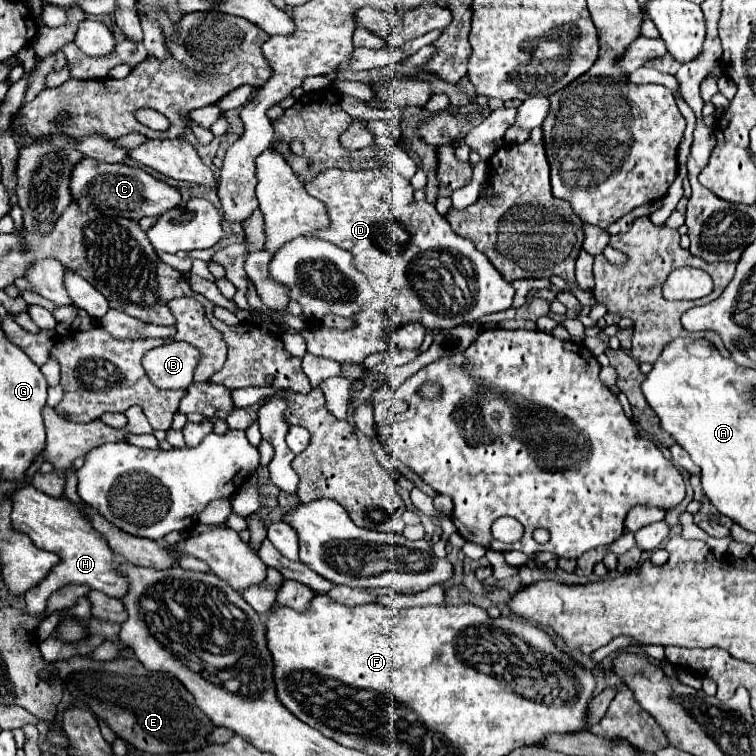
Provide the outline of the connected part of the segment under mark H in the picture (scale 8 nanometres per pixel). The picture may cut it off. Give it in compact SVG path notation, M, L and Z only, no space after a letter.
M22 485L22 487L14 489L10 503L12 503L12 515L10 515L12 529L28 535L38 549L56 553L60 557L60 561L50 569L50 573L36 587L28 589L26 607L24 607L26 613L42 615L44 607L46 607L46 599L54 591L58 591L70 583L88 585L90 589L102 591L108 597L122 597L126 593L128 583L126 583L124 575L116 573L116 567L122 561L116 555L112 555L108 545L104 545L104 537L100 537L92 529L92 525L88 525L88 521L82 519L78 509L74 509L70 503L66 503L62 499L50 497L38 489L34 489L32 485Z

